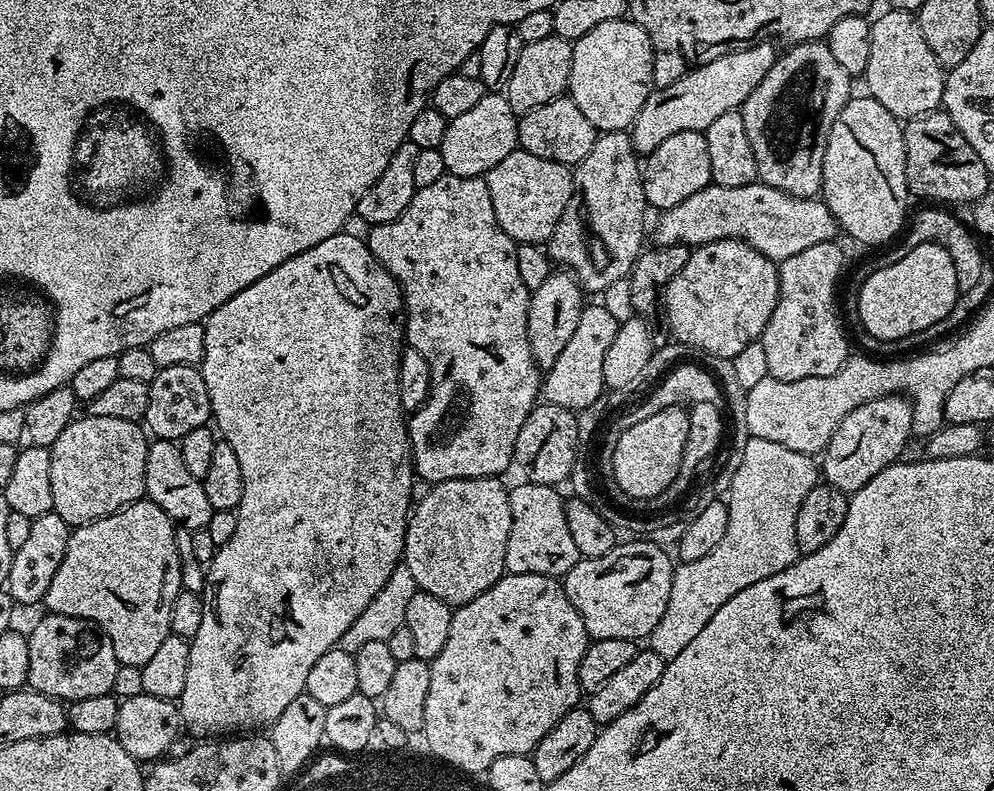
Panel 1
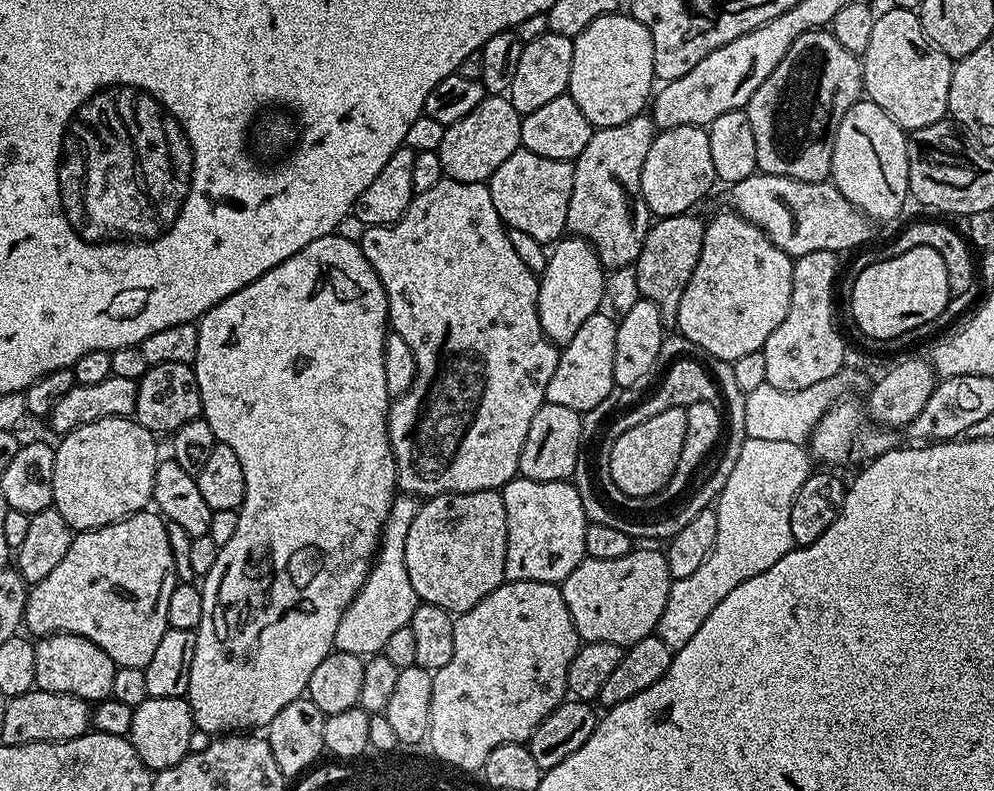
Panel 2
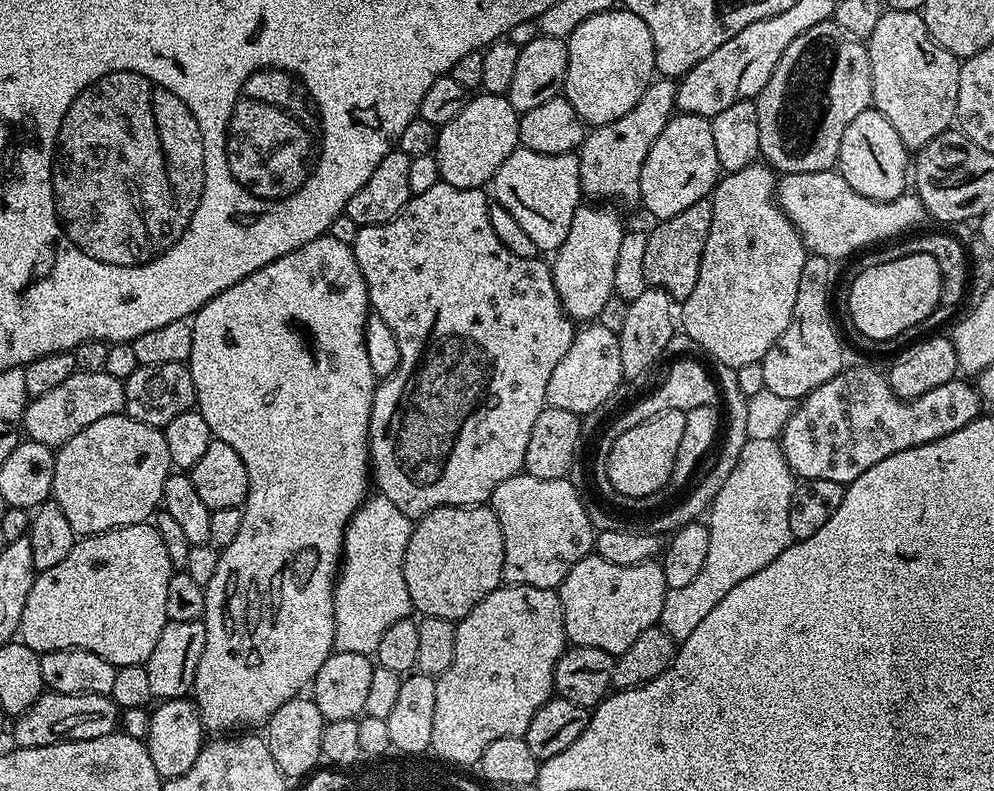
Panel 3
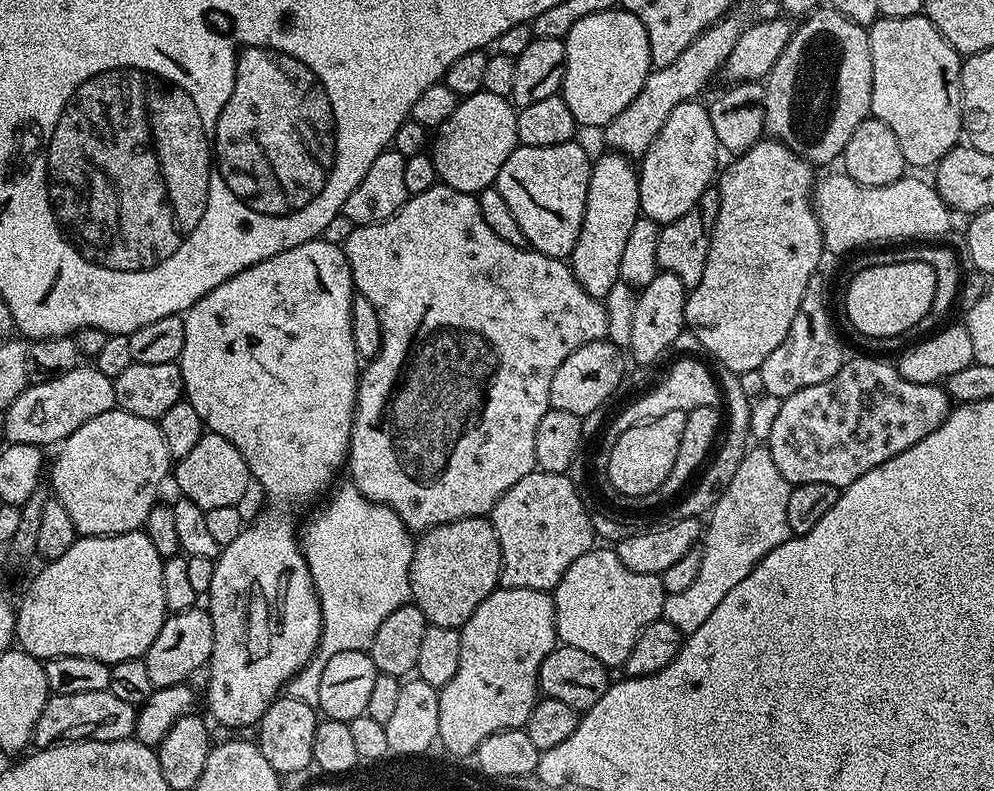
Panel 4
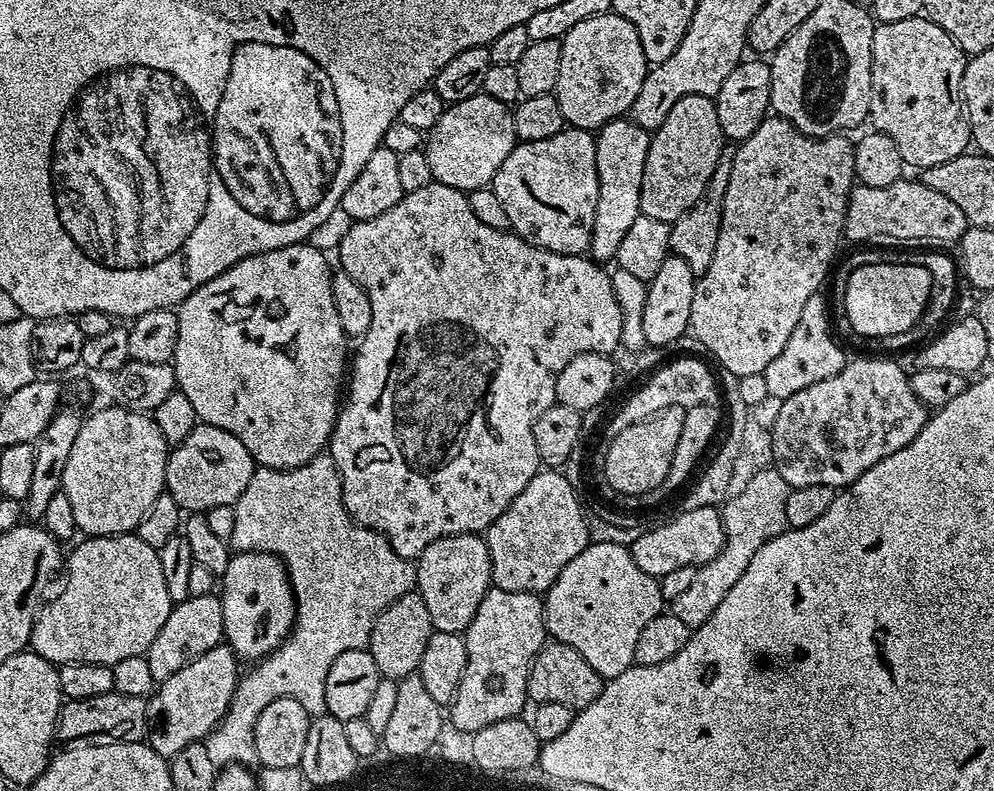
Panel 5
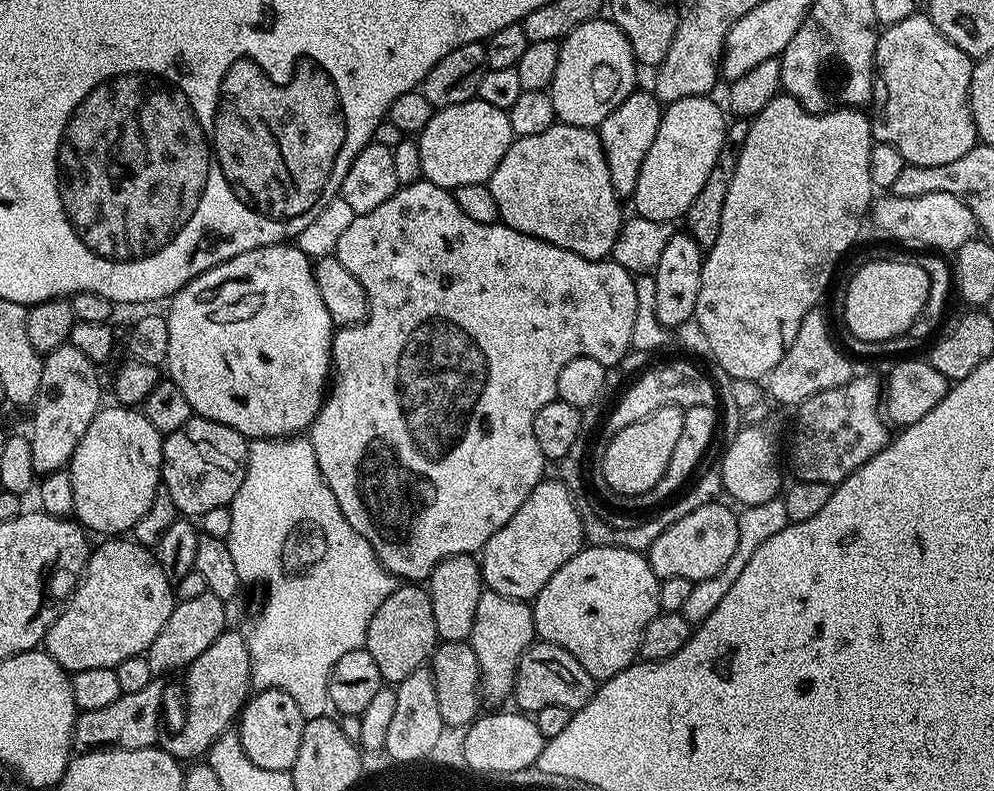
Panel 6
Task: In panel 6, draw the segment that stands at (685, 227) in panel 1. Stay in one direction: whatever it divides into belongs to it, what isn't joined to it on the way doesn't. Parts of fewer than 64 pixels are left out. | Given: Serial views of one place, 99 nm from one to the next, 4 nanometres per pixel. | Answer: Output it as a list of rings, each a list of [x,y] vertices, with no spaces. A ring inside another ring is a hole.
[[[891,194],[875,201],[870,208],[870,220],[877,224],[897,245],[913,244],[916,250],[935,250],[940,254],[955,253],[967,240],[977,235],[974,214],[954,194],[922,194],[918,198],[898,198]]]

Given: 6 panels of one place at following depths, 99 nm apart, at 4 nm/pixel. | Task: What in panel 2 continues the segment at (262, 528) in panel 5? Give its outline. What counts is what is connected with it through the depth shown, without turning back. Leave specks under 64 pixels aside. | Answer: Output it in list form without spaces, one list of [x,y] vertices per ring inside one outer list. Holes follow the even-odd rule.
[[[400,494],[392,501],[392,509],[380,533],[380,546],[372,561],[372,568],[364,580],[350,606],[338,622],[335,651],[354,654],[361,658],[383,653],[386,642],[397,630],[409,627],[417,606],[414,586],[410,586],[410,574],[406,574],[406,534],[410,534],[410,525],[416,517],[417,497]]]

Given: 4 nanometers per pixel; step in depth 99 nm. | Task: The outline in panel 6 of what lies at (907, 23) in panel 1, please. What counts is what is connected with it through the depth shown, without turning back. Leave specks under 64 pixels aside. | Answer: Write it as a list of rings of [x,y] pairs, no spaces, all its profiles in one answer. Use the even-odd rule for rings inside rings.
[[[913,14],[910,18],[902,18],[902,22],[887,25],[876,38],[874,72],[878,77],[879,95],[881,92],[884,97],[880,105],[870,112],[873,141],[894,146],[894,150],[902,154],[905,164],[946,166],[946,162],[962,158],[962,154],[978,143],[976,123],[972,117],[972,108],[968,105],[973,63],[973,57],[958,50],[954,42],[945,38],[927,14]]]

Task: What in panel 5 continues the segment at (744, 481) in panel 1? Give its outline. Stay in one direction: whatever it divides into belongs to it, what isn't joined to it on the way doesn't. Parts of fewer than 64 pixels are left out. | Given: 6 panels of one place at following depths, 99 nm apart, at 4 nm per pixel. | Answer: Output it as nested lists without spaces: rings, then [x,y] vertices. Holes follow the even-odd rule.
[[[766,466],[761,472],[756,472],[744,484],[740,493],[729,495],[722,505],[720,517],[724,527],[724,545],[722,550],[710,562],[696,568],[694,579],[683,594],[678,594],[670,602],[670,611],[674,618],[686,622],[693,630],[700,628],[718,610],[722,598],[730,594],[734,582],[746,574],[746,566],[750,566],[754,554],[766,546],[766,542],[785,535],[789,527],[786,522],[786,498],[790,487],[785,479],[778,474],[773,466]]]

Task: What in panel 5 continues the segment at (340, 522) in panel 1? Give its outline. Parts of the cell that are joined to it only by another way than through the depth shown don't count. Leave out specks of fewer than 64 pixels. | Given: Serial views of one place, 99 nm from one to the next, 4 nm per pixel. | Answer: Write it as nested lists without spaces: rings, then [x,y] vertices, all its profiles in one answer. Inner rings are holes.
[[[310,242],[291,244],[278,250],[254,254],[230,266],[222,274],[210,278],[210,282],[198,286],[198,290],[191,292],[180,303],[176,312],[178,346],[174,350],[170,363],[176,370],[177,389],[182,394],[186,394],[186,398],[190,398],[197,421],[218,426],[234,434],[234,438],[238,438],[238,442],[242,442],[242,446],[250,450],[252,459],[262,468],[297,468],[303,464],[309,464],[312,459],[325,451],[328,441],[332,439],[332,428],[336,425],[336,414],[342,403],[342,385],[346,380],[346,361],[350,356],[350,348],[348,352],[350,340],[344,335],[342,322],[338,322],[338,310],[334,310],[332,293],[334,268],[333,265],[328,265],[328,259],[325,253],[319,252]],[[236,552],[229,559],[224,575],[219,577],[218,595],[222,606],[224,640],[232,647],[237,661],[263,660],[292,633],[292,625],[296,622],[296,595],[288,580],[288,570],[279,556],[272,556],[269,552]]]

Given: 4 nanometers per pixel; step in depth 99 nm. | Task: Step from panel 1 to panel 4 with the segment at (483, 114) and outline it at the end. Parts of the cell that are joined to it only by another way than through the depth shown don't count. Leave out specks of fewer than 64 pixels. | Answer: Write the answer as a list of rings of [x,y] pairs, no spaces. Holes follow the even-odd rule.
[[[486,91],[475,92],[473,96],[465,96],[459,101],[454,110],[454,114],[450,114],[450,118],[446,118],[446,122],[441,128],[435,129],[434,139],[430,144],[430,155],[434,166],[436,167],[437,177],[443,183],[449,184],[454,190],[462,190],[463,192],[471,192],[473,194],[479,194],[483,188],[491,188],[495,185],[496,179],[498,178],[498,170],[502,170],[502,166],[506,162],[506,158],[510,158],[510,154],[518,146],[518,130],[516,129],[516,114],[517,109],[513,107],[511,103],[505,97],[499,96],[498,94],[490,94]]]

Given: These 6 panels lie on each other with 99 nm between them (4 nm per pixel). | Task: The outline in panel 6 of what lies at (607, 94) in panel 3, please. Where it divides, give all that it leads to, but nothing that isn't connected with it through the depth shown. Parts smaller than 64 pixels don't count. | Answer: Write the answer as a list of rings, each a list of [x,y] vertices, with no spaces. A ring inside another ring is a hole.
[[[597,18],[582,22],[569,36],[559,41],[558,70],[551,86],[556,119],[561,124],[593,130],[632,92],[637,91],[636,55],[630,42],[614,21]]]

